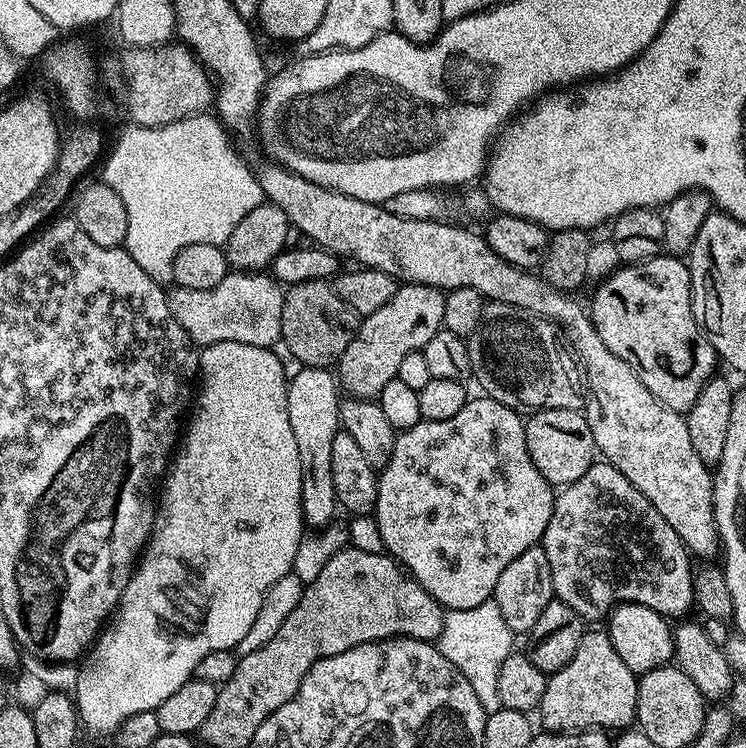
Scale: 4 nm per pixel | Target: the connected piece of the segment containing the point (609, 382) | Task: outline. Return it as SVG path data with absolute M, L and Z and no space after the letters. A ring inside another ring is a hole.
M276 168L274 170L275 170L274 172L268 172L268 173L265 174L265 176L261 175L259 177L260 185L262 186L262 190L264 191L265 201L267 201L267 203L273 204L274 206L278 206L278 210L282 210L282 214L286 214L286 218L288 219L289 225L291 225L291 227L293 229L295 229L295 231L296 231L296 228L297 228L297 230L300 231L302 235L309 236L309 238L312 239L312 240L309 240L309 241L311 241L311 243L313 245L315 245L315 247L324 248L328 252L334 252L334 253L336 253L337 257L340 257L340 258L344 258L344 256L353 256L353 258L356 259L357 262L358 262L358 263L356 263L357 265L363 266L365 268L377 268L378 271L384 272L388 276L393 276L393 278L395 278L398 282L403 282L405 284L425 284L426 286L430 286L431 288L438 288L438 289L441 289L441 290L451 290L451 289L458 288L458 287L470 287L470 288L473 288L474 290L476 290L478 292L478 294L483 296L485 301L495 302L495 303L498 303L498 304L510 304L510 305L512 305L513 308L521 308L523 312L527 312L527 313L529 313L529 314L531 314L531 315L533 315L537 318L543 318L543 319L555 322L558 325L561 333L563 333L563 335L567 338L567 341L571 344L571 347L573 349L575 349L575 351L578 353L579 359L582 361L583 367L586 369L586 388L587 388L587 391L590 393L590 399L587 401L587 404L586 404L586 415L588 417L588 425L590 426L590 430L592 431L592 437L594 438L594 442L596 443L597 453L599 453L599 455L601 457L603 457L603 459L605 461L607 461L607 463L612 464L619 471L621 471L622 474L624 474L626 476L626 478L628 478L630 480L630 482L632 482L634 484L634 486L636 486L638 488L638 490L640 490L642 492L642 494L644 494L646 496L646 498L648 498L650 500L650 502L652 502L654 504L654 507L655 507L655 509L658 510L659 514L662 514L662 517L666 518L666 522L670 522L671 529L673 529L675 531L675 533L678 534L678 537L681 538L682 542L685 544L686 548L688 549L688 551L691 553L691 555L693 557L698 558L698 556L712 556L712 555L715 554L716 550L718 552L718 549L721 547L722 543L721 543L721 540L720 540L720 531L719 531L719 529L716 528L716 515L714 514L714 506L712 505L712 482L713 482L714 478L713 478L713 475L710 473L709 467L707 465L704 465L702 460L700 458L698 458L698 454L695 453L695 451L694 451L694 446L691 445L691 443L690 443L690 430L688 429L687 419L685 419L685 417L683 415L681 415L681 413L675 412L674 410L670 410L668 407L666 407L665 404L663 404L662 402L658 402L658 398L654 398L654 394L650 394L650 390L646 390L646 386L642 386L642 382L638 378L638 374L634 374L634 370L631 368L631 366L629 364L627 364L626 362L622 362L622 358L618 358L617 356L615 356L615 354L613 354L613 352L611 350L606 350L606 342L602 342L602 338L598 338L598 330L592 324L592 317L586 311L585 305L584 305L584 308L583 308L583 306L580 305L578 301L572 300L572 299L576 299L576 298L571 298L569 295L566 295L563 292L557 292L557 291L553 290L551 287L549 287L548 284L544 283L543 279L540 279L537 275L534 275L531 271L525 270L523 268L516 268L510 262L506 262L502 258L498 258L498 256L496 254L494 254L494 252L492 250L490 250L488 244L485 243L483 235L481 235L481 233L479 231L471 232L470 229L468 229L468 228L459 228L459 226L456 225L456 224L443 224L443 222L442 222L443 219L440 219L440 218L437 218L437 219L434 219L434 220L415 220L414 218L404 218L402 216L399 216L398 214L394 214L384 204L371 204L370 202L362 202L358 198L350 198L346 194L338 194L337 192L330 191L329 188L323 188L322 186L318 186L314 182L310 182L306 178L302 178L301 176L298 176L298 175L294 174L293 172L289 172L287 170L283 170L283 169L280 169L280 168Z

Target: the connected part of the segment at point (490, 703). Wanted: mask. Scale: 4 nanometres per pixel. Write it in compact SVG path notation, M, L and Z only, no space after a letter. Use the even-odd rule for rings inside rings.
M495 599L482 602L470 610L448 610L443 613L443 624L438 637L438 647L442 655L457 668L474 686L478 702L482 702L485 713L496 712L502 707L498 698L498 670L506 658L513 655L514 634L502 622Z

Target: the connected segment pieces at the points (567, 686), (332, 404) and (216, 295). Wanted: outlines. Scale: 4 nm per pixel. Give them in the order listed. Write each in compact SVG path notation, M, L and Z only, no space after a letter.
M585 631L582 642L578 642L578 650L574 650L574 658L562 666L562 670L548 676L548 685L542 694L542 702L538 709L538 715L544 719L543 727L548 730L583 730L585 728L602 728L605 730L624 730L628 723L636 720L636 707L638 706L637 673L626 666L626 662L618 656L618 650L614 648L614 642L608 636L607 631Z
M304 368L294 374L288 382L288 409L290 410L290 430L294 430L294 442L298 442L298 462L302 462L302 502L301 508L305 517L321 516L324 522L332 516L332 511L337 511L338 501L334 490L334 478L330 470L330 446L334 442L337 432L341 431L340 405L341 393L338 391L338 380L331 376L328 368Z
M239 270L229 271L228 275L218 282L218 286L210 286L210 290L190 290L172 286L167 289L170 314L186 330L186 334L197 346L207 346L218 342L246 342L250 346L272 348L280 340L282 326L282 302L285 289L271 275L249 274Z

